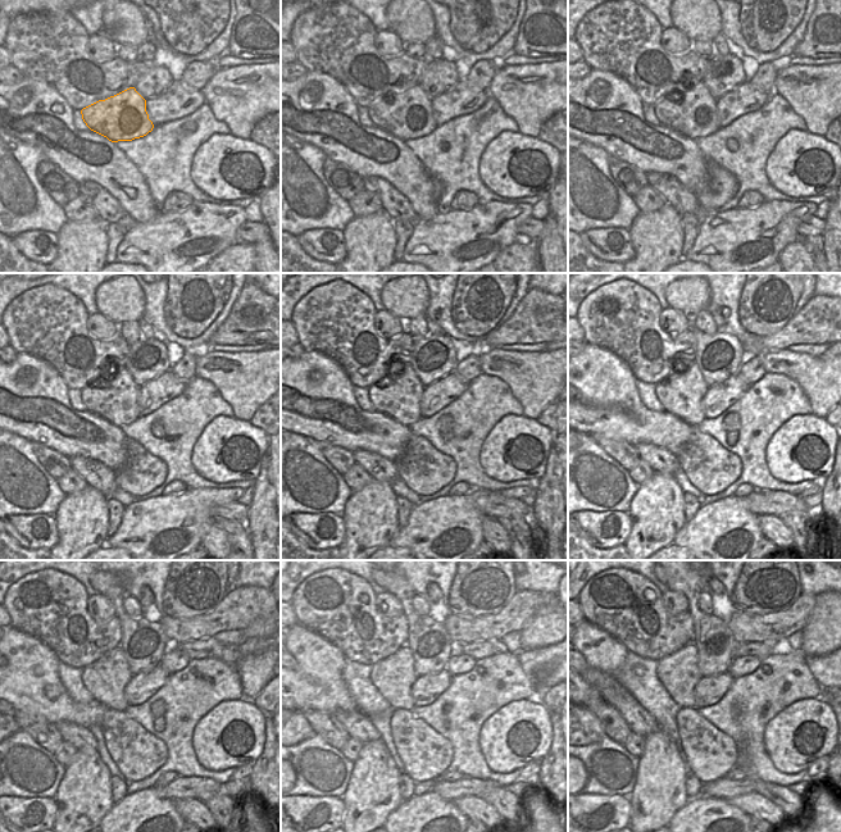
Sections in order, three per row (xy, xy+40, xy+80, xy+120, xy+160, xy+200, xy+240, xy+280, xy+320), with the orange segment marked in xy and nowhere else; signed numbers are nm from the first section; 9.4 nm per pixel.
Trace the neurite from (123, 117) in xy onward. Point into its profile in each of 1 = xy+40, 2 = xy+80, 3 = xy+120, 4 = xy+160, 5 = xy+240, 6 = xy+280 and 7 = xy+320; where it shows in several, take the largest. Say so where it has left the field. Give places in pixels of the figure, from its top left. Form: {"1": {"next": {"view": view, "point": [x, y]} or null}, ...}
{"1": {"next": {"view": "xy+40", "point": [407, 116]}}, "2": {"next": {"view": "xy+80", "point": [692, 113]}}, "3": {"next": {"view": "xy+120", "point": [116, 400]}}, "4": {"next": {"view": "xy+160", "point": [400, 400]}}, "5": {"next": {"view": "xy+240", "point": [105, 678]}}, "6": {"next": {"view": "xy+280", "point": [394, 676]}}, "7": {"next": {"view": "xy+320", "point": [678, 673]}}}

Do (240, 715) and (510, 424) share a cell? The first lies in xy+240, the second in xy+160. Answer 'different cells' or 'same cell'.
same cell

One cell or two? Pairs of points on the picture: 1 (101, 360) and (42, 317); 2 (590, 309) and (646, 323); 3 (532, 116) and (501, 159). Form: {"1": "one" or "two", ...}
{"1": "one", "2": "one", "3": "two"}

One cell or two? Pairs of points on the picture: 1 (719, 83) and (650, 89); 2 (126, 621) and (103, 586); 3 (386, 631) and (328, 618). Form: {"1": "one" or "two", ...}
{"1": "two", "2": "two", "3": "one"}

